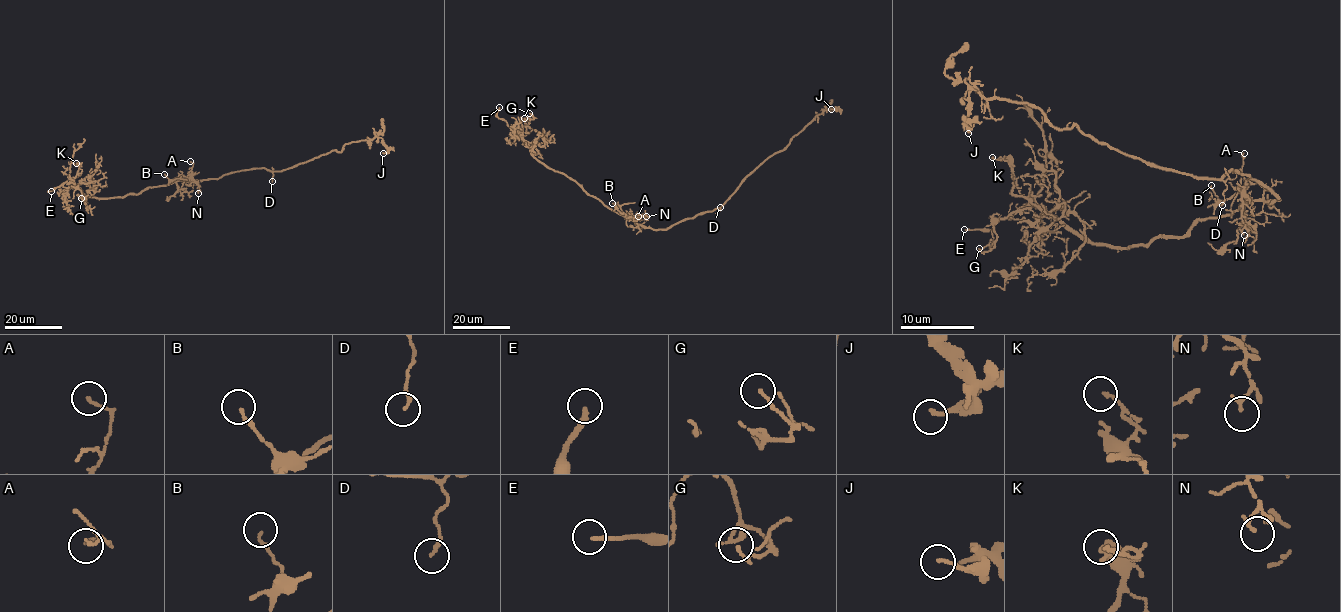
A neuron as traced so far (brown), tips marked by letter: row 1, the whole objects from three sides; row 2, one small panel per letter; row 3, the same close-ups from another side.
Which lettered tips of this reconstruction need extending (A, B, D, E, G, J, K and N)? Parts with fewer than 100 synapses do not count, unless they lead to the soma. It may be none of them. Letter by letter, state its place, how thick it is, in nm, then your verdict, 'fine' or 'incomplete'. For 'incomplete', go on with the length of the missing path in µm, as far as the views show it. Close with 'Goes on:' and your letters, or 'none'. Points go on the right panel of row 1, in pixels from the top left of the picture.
A: at (1244, 153); 110 nm thick; fine
B: at (1211, 185); 130 nm thick; fine
D: at (1222, 205); 150 nm thick; fine
E: at (964, 229); 200 nm thick; incomplete; about 35 µm are missing
G: at (979, 248); 120 nm thick; fine
J: at (968, 133); 140 nm thick; fine
K: at (992, 157); 120 nm thick; fine
N: at (1244, 235); 160 nm thick; fine
Goes on: E

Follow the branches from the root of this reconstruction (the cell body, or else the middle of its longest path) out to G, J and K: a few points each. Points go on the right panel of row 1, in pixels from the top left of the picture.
G: (1277, 198), (1129, 248), (1096, 246), (1033, 205), (1001, 218), (996, 244), (979, 248)
J: (1277, 198), (1237, 170), (1199, 179), (1149, 166), (975, 88), (968, 133)
K: (1277, 198), (1201, 218), (1181, 237), (1096, 246), (1016, 196), (1010, 164), (992, 157)

